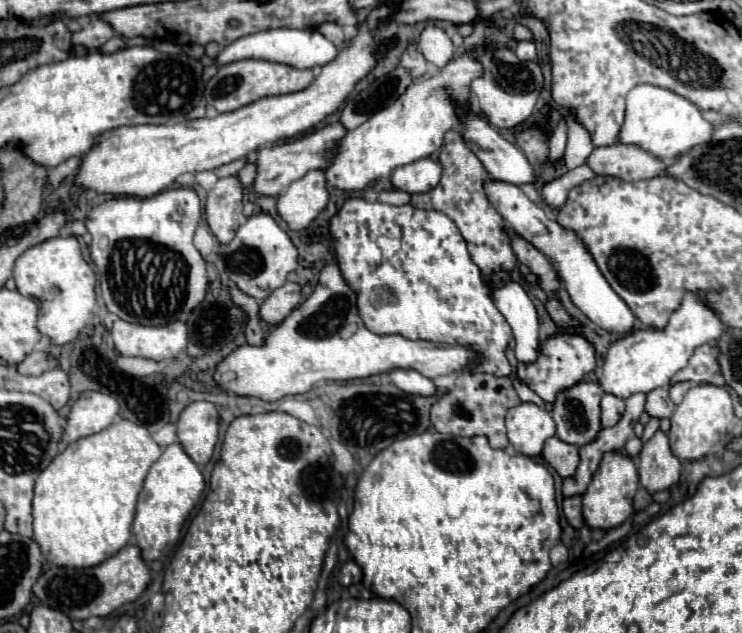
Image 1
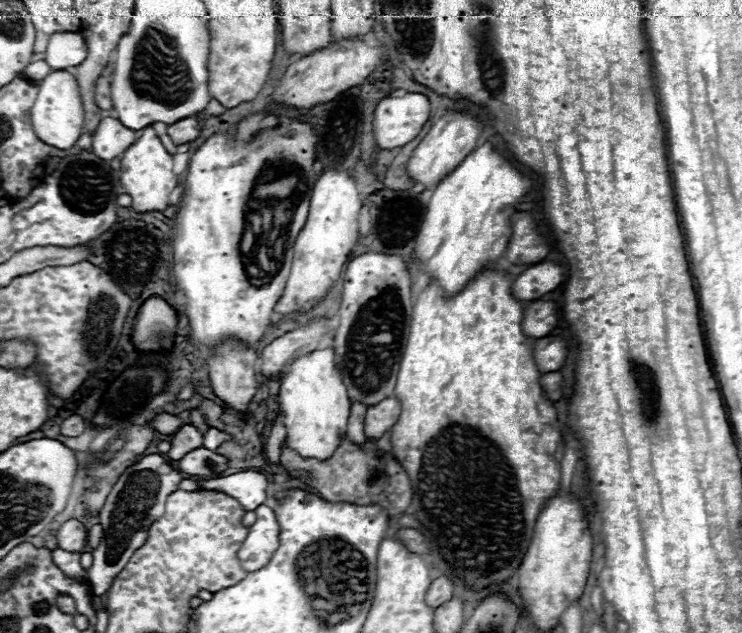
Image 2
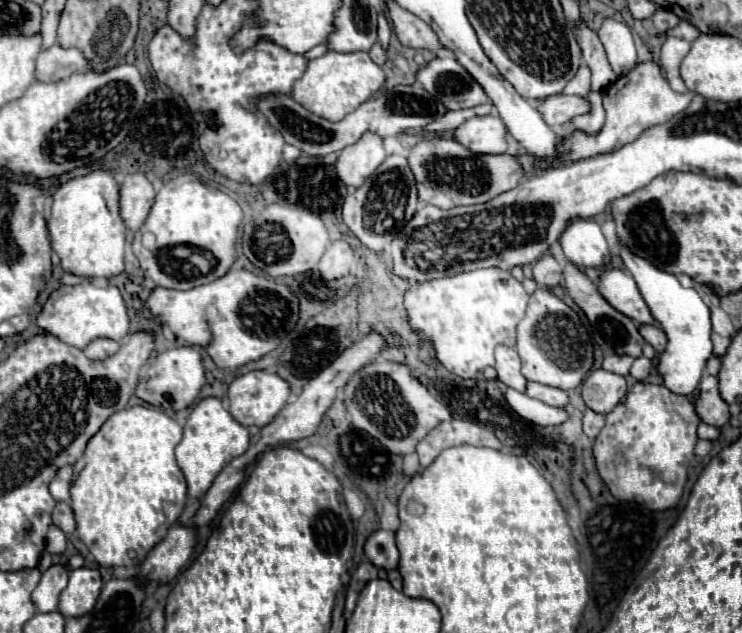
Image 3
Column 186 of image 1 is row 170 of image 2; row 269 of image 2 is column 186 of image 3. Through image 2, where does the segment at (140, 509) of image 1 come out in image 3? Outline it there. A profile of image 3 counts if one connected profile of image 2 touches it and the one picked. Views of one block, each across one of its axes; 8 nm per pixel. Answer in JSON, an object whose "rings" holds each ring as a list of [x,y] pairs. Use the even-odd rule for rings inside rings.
{"rings":[[[216,398],[200,400],[186,420],[182,442],[176,446],[176,462],[178,462],[180,470],[184,472],[184,478],[188,484],[188,496],[194,500],[200,500],[206,494],[206,490],[210,488],[216,474],[232,458],[244,454],[248,450],[248,446],[250,446],[248,428],[238,424],[220,400],[216,400]]]}

